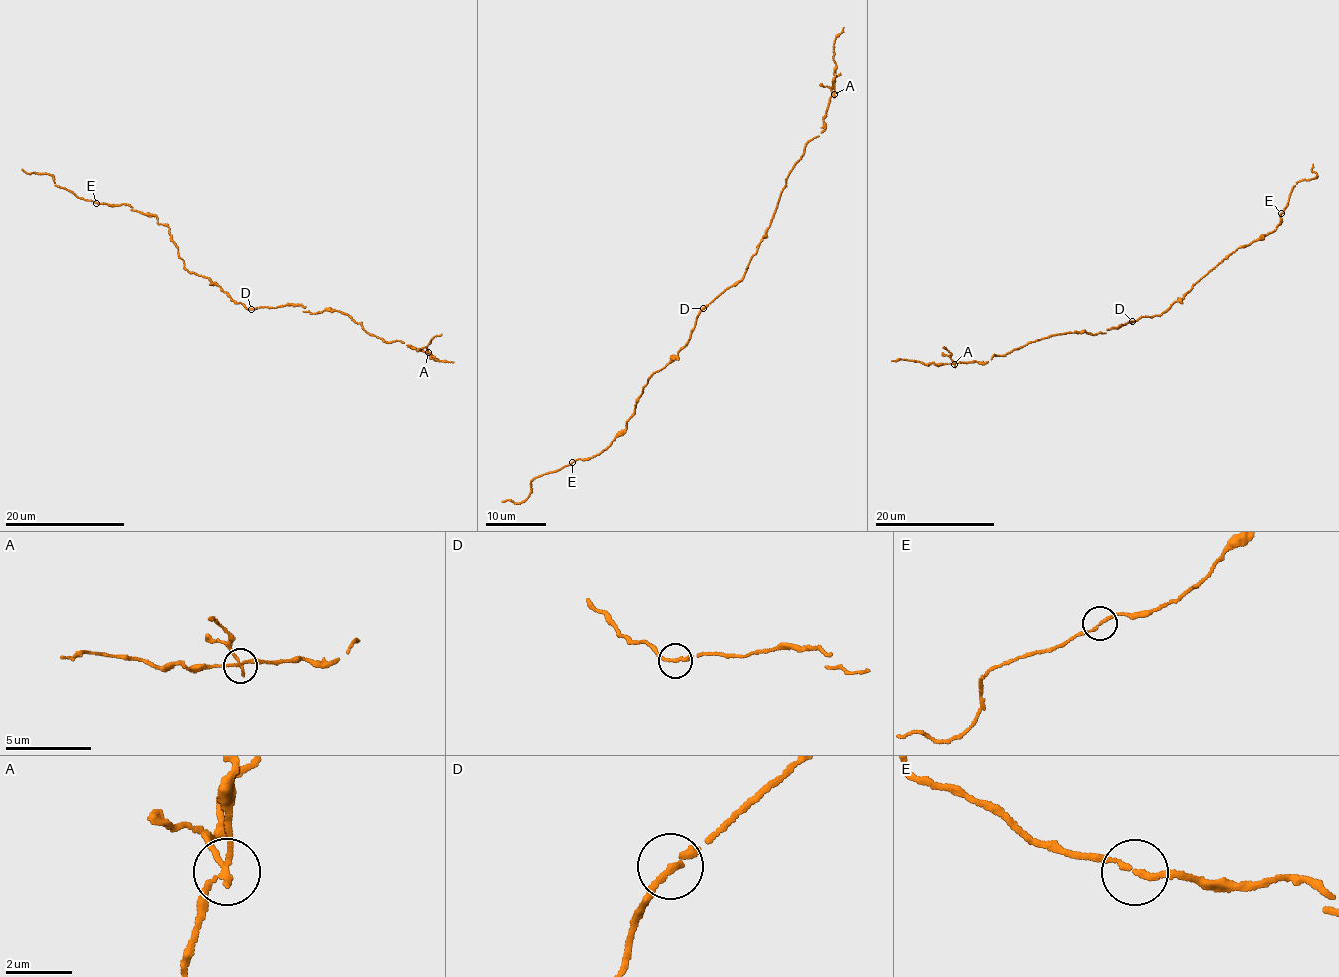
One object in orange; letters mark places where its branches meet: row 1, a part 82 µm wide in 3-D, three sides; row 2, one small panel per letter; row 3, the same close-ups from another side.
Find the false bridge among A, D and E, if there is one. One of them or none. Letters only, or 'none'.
A

